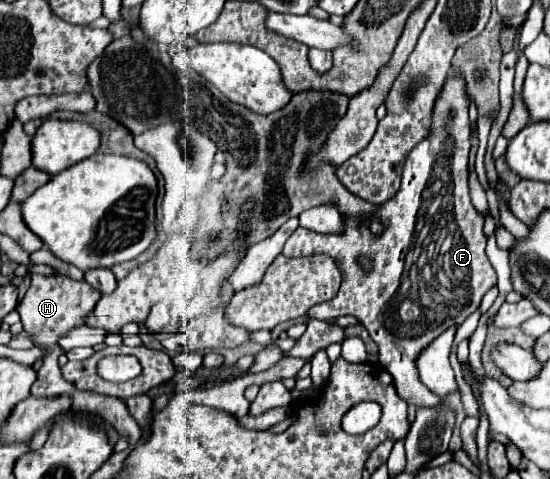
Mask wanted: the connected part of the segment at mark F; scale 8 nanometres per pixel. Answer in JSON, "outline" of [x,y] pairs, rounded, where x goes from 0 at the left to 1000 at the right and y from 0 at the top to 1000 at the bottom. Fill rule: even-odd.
{"outline":[[[822,152],[785,228],[785,265],[778,286],[771,286],[742,324],[731,382],[720,411],[687,428],[691,461],[698,461],[698,486],[691,495],[676,495],[662,466],[633,461],[622,453],[618,486],[575,486],[567,478],[542,474],[531,495],[520,503],[513,532],[516,537],[560,537],[560,532],[596,532],[607,541],[618,562],[622,591],[604,628],[571,637],[560,649],[564,666],[604,670],[615,658],[644,658],[673,695],[680,716],[687,720],[691,762],[705,770],[716,791],[720,816],[735,829],[738,841],[753,850],[793,850],[804,846],[804,833],[789,825],[760,783],[756,749],[760,741],[815,683],[840,678],[855,653],[873,641],[880,612],[902,591],[898,557],[884,537],[884,491],[880,491],[880,449],[862,436],[851,403],[851,315],[855,315],[855,248],[851,248],[851,198],[847,169],[840,157]],[[655,537],[673,545],[673,562],[655,553]]]}

